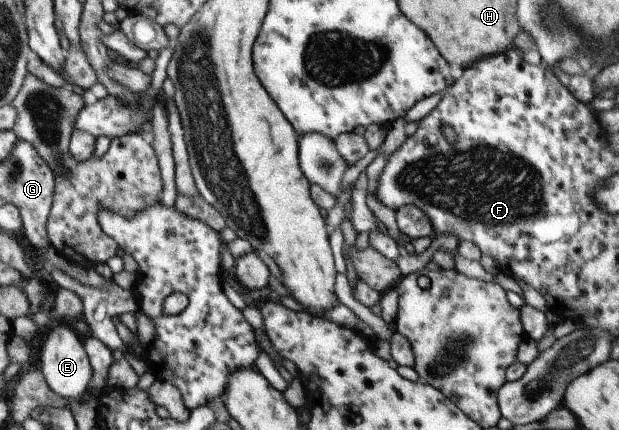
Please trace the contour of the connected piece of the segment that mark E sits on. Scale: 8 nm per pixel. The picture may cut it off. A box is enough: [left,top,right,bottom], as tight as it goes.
[40,325,94,399]

